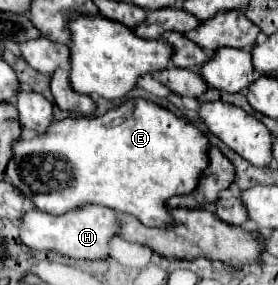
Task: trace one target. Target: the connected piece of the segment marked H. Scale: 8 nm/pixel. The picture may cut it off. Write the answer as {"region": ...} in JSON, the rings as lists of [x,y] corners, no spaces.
{"region":[[[80,206],[80,210],[70,210],[62,216],[54,216],[54,214],[46,214],[42,210],[30,210],[24,214],[24,218],[20,220],[20,240],[34,248],[34,250],[52,250],[58,252],[62,256],[70,256],[70,258],[88,258],[88,260],[96,260],[96,258],[104,258],[108,254],[108,242],[116,236],[118,232],[118,216],[114,210],[104,208],[104,206]]]}

